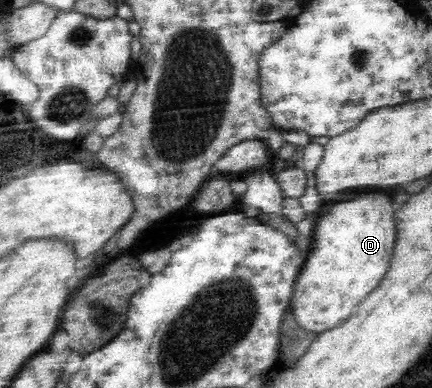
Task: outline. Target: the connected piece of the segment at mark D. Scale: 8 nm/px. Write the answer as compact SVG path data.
M360 193L320 208L312 247L298 274L291 297L291 313L298 326L319 334L344 323L357 311L360 302L372 293L388 271L396 223L392 199L386 193Z

